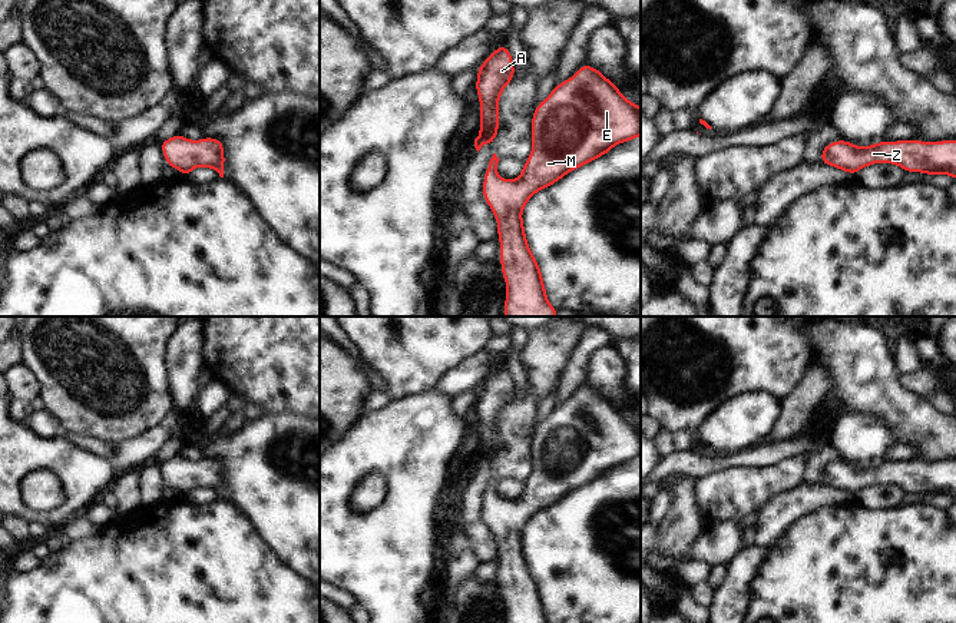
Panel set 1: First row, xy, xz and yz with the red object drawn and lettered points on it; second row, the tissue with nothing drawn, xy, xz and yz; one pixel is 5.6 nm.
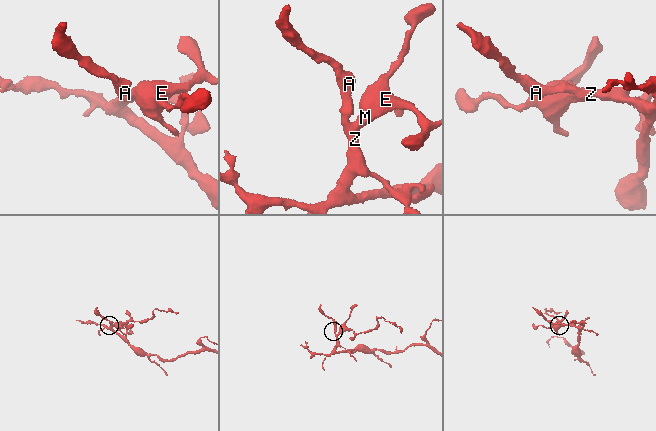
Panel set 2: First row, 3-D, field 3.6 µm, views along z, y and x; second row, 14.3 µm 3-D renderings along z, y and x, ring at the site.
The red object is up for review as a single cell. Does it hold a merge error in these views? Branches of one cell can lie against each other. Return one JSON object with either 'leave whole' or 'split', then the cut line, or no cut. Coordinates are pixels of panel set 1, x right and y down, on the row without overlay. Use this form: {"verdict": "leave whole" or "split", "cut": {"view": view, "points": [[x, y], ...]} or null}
{"verdict": "leave whole", "cut": null}

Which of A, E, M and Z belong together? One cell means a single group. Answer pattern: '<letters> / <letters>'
A E M Z

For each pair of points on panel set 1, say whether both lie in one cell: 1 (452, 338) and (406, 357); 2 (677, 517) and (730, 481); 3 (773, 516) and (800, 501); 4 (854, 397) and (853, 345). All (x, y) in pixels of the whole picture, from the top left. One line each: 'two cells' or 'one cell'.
1: one cell
2: two cells
3: one cell
4: one cell

